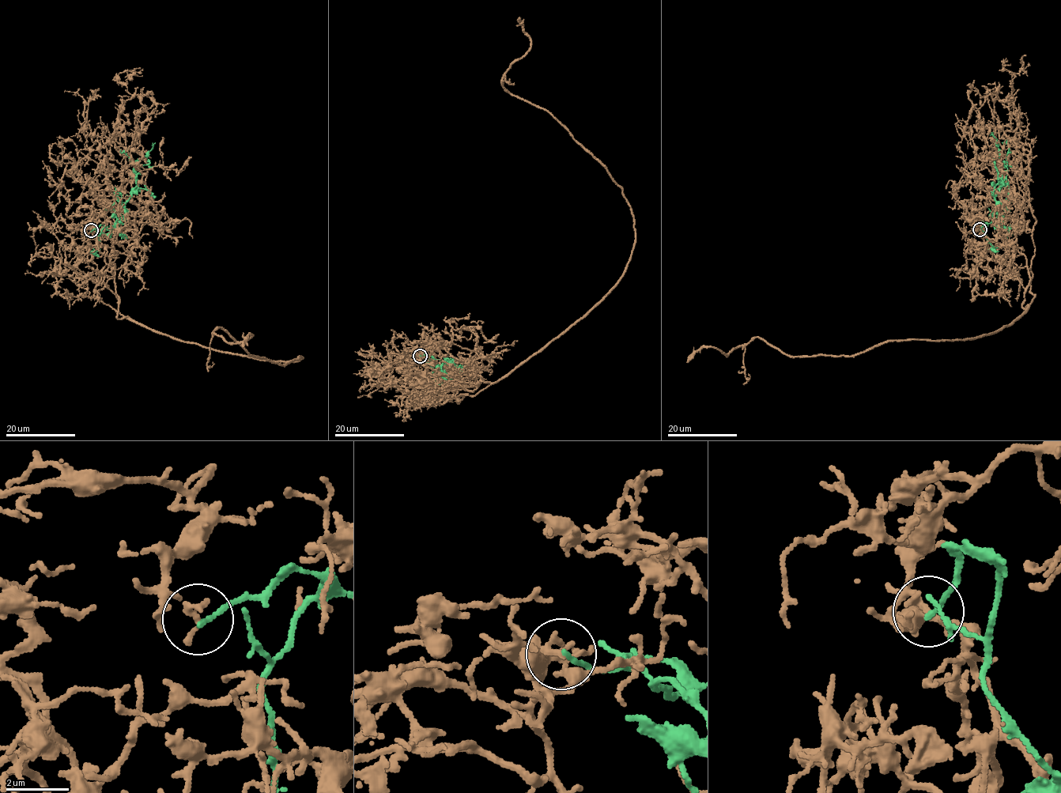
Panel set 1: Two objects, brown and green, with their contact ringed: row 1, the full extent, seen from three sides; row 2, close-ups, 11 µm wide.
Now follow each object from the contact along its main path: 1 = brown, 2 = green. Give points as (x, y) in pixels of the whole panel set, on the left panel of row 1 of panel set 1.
1: (90, 231), (92, 214), (111, 222), (96, 243), (118, 317), (303, 358), (213, 333), (253, 336), (243, 347)
2: (90, 231), (101, 224), (115, 228), (123, 218), (125, 204), (138, 185), (132, 175), (134, 162), (120, 149)

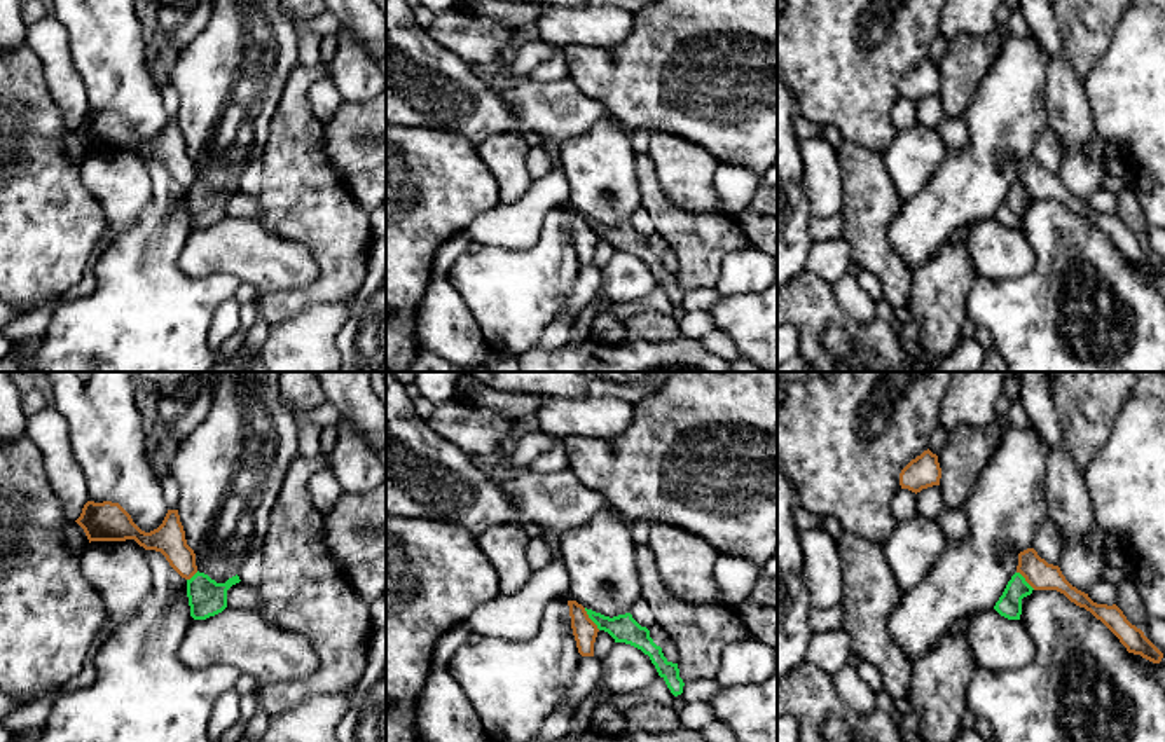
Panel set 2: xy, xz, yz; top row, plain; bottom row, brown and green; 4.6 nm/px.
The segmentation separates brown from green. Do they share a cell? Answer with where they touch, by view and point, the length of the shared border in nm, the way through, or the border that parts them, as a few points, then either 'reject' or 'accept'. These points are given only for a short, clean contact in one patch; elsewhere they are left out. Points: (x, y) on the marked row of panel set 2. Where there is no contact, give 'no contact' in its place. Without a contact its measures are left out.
xz (589, 618) | 130 nm | along xz (584, 608), (599, 629) | reject

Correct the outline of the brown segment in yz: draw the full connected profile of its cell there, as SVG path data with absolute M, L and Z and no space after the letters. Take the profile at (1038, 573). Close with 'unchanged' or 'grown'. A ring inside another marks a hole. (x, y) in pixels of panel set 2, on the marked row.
M1034 548L1018 553L1017 573L1020 573L1034 590L1057 590L1076 606L1090 611L1120 639L1128 653L1141 655L1153 663L1162 662L1163 653L1141 629L1127 620L1116 604L1107 606L1093 602L1088 594L1078 590L1065 580L1058 566L1048 564Z; unchanged

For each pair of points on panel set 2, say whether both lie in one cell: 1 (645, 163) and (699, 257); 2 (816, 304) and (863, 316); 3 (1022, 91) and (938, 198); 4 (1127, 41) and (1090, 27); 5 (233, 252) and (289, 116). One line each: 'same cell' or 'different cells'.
1: same cell
2: different cells
3: same cell
4: different cells
5: different cells

